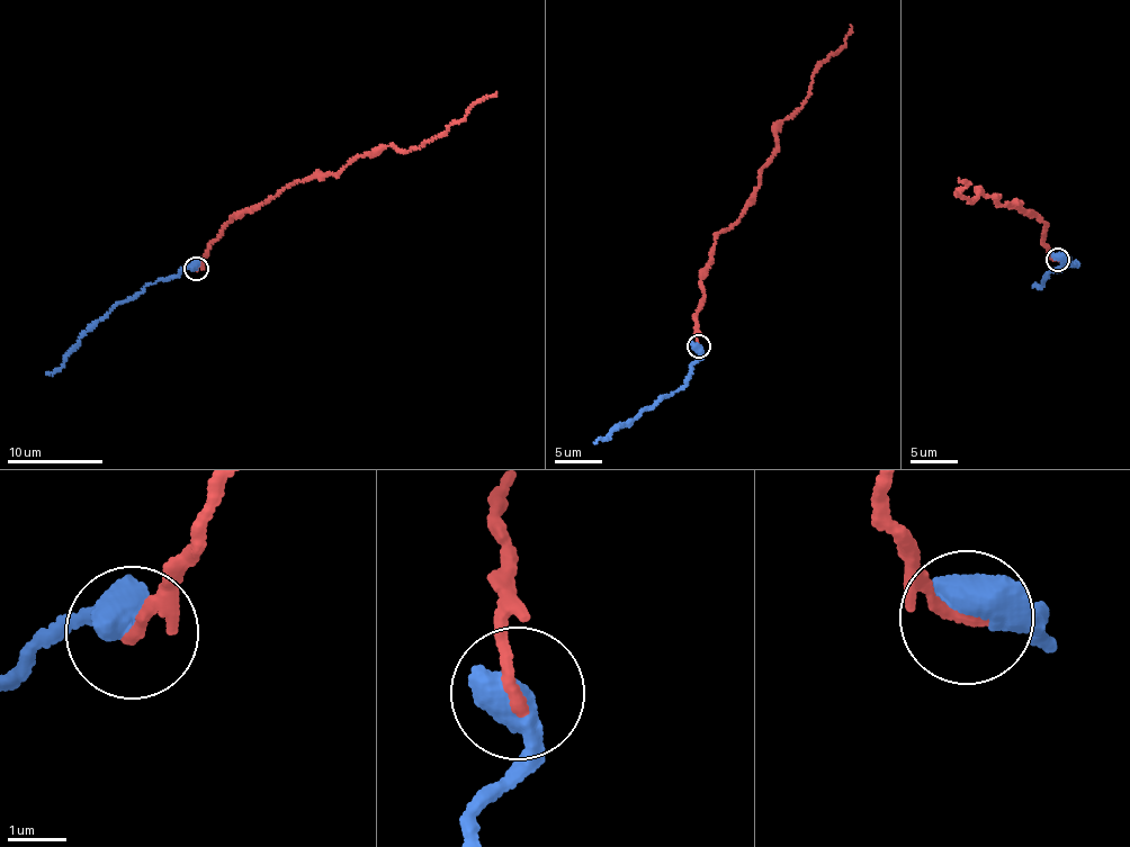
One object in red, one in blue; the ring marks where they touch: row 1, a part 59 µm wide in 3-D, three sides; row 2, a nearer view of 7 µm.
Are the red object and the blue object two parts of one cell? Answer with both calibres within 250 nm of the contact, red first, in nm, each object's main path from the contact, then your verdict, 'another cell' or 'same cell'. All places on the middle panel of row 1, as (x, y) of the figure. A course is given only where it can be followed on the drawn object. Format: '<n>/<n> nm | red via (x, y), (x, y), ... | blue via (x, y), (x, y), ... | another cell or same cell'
220/700 nm | red via (698, 347), (701, 279), (718, 233), (742, 217), (778, 131), (803, 107), (815, 72), (841, 51), (850, 25) | blue via (698, 347), (700, 353), (683, 386), (625, 423), (618, 424), (594, 443) | same cell

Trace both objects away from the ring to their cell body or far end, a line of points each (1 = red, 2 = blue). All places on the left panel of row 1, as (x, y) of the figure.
1: (195, 269), (234, 217), (388, 145), (410, 150), (496, 91)
2: (195, 269), (195, 266), (145, 286), (116, 303), (89, 325), (60, 369), (46, 374)

